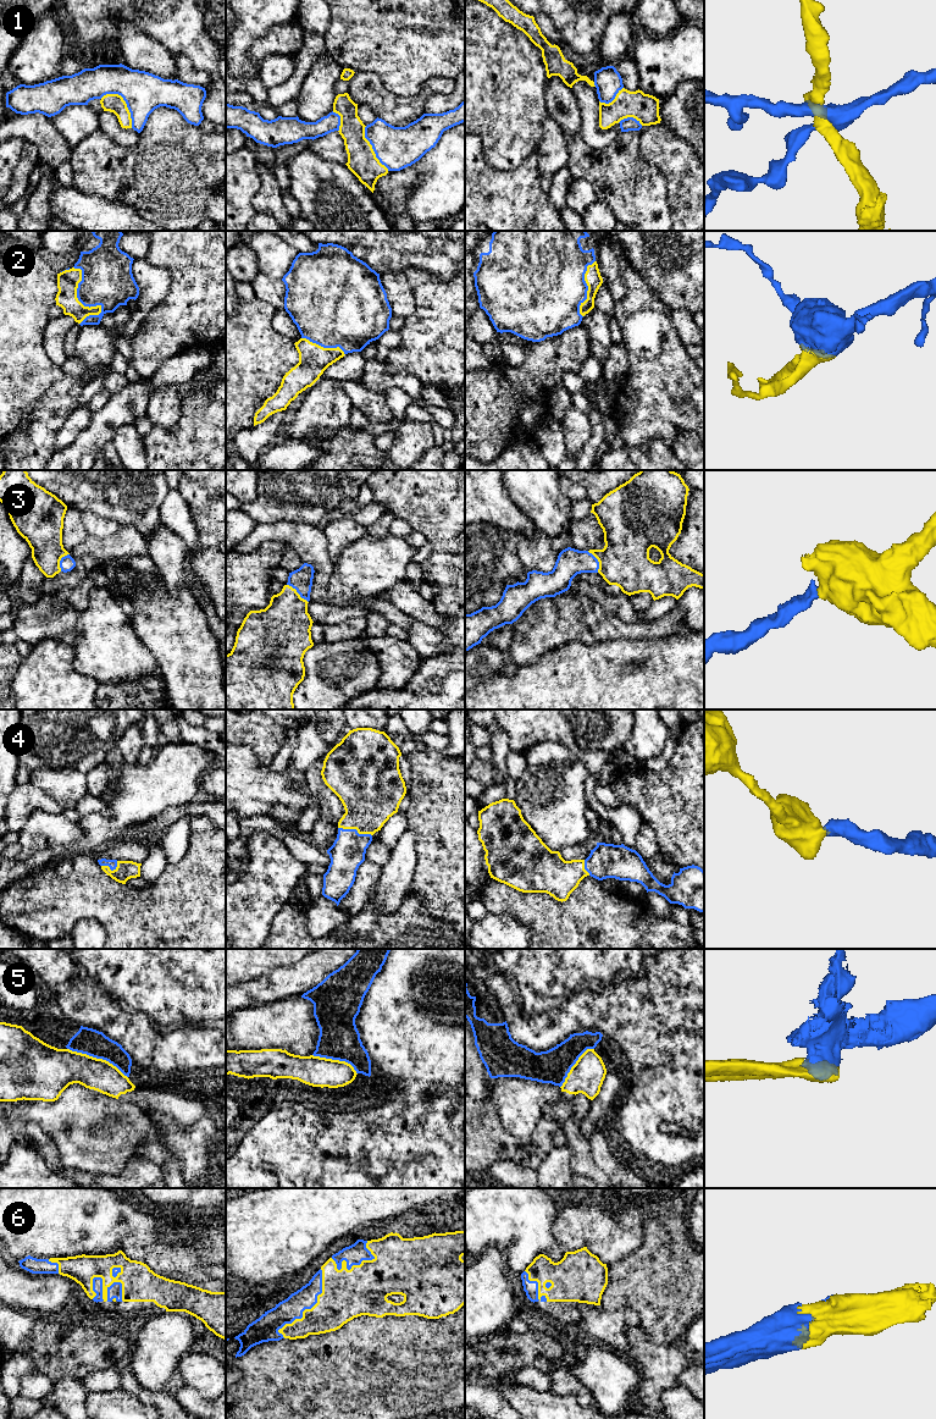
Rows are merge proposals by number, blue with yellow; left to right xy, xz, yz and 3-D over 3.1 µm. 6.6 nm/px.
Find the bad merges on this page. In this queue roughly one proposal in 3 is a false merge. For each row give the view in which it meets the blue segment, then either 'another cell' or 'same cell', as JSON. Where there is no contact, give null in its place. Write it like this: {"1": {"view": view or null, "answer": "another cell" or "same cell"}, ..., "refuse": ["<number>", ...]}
{"1": {"view": "xy", "answer": "another cell"}, "2": {"view": "xy", "answer": "same cell"}, "3": {"view": "xz", "answer": "same cell"}, "4": {"view": "xz", "answer": "same cell"}, "5": {"view": "xy", "answer": "another cell"}, "6": {"view": "xz", "answer": "same cell"}, "refuse": ["1", "5"]}

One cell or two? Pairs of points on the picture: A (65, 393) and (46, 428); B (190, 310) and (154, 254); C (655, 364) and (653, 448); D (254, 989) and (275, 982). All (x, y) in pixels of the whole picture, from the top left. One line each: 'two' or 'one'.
A: one
B: one
C: two
D: one

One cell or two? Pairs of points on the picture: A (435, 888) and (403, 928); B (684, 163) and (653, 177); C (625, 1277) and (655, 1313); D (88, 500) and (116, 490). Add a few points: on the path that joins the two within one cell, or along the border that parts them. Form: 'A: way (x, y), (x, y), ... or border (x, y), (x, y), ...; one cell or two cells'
A: border (409, 892), (420, 895), (431, 915), (446, 920); two cells
B: border (657, 165), (665, 177); two cells
C: way (633, 1286), (652, 1304); one cell
D: way (95, 492), (98, 490), (109, 490); one cell

